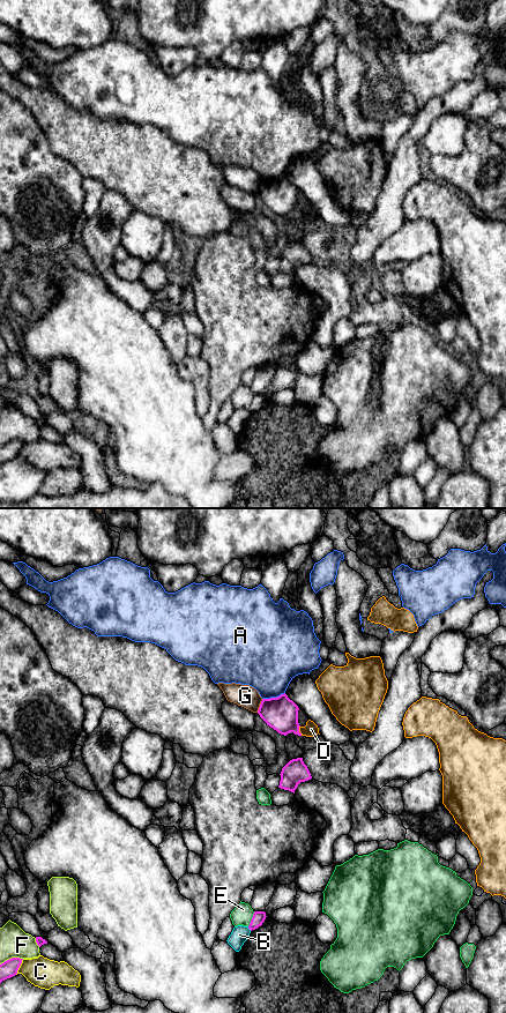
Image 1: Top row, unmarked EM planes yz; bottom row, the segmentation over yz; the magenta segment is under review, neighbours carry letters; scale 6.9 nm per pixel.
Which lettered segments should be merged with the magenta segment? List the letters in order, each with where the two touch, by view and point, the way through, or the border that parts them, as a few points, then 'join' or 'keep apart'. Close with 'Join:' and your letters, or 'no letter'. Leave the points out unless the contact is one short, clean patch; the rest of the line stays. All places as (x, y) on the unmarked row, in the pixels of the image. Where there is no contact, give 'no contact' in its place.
A: yz (273, 180) | along yz (284, 174), (276, 179), (262, 181) | keep apart
B: yz (250, 411) | keep apart
C: yz (19, 449) | keep apart
D: yz (298, 213) | keep apart
E: yz (252, 401) | keep apart
F: yz (12, 440) | keep apart
G: yz (260, 188) | along yz (262, 181), (257, 194) | keep apart
Join: no letter

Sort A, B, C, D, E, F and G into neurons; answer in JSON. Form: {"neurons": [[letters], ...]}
{"neurons": [["A"], ["B"], ["C"], ["D"], ["E"], ["F"], ["G"]]}

